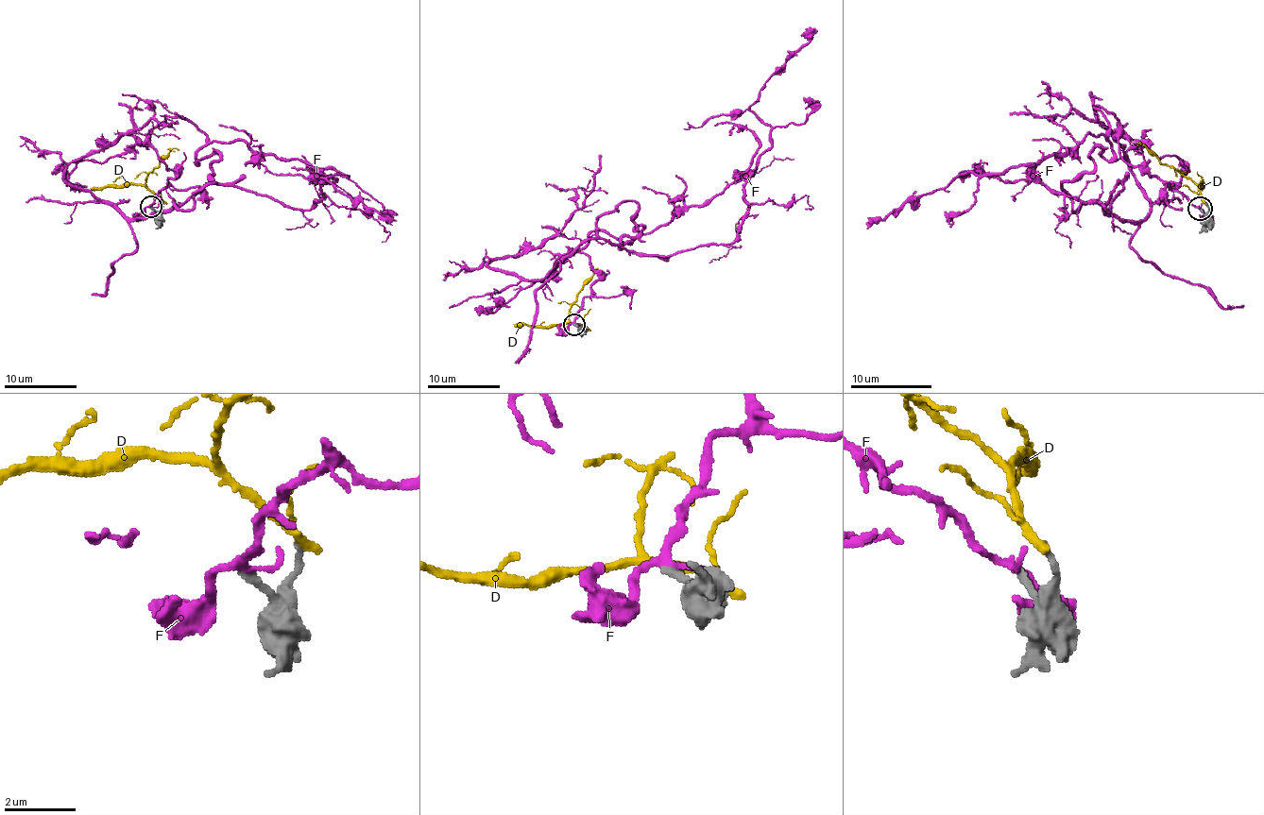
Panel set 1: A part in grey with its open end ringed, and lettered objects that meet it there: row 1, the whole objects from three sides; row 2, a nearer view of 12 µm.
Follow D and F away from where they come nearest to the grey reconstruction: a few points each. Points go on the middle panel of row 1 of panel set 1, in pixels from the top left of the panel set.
D: (586, 329), (569, 319), (569, 308), (594, 272), (602, 272)
F: (574, 325), (598, 278), (572, 252), (629, 243), (634, 201), (540, 280), (487, 264), (560, 230), (598, 154)

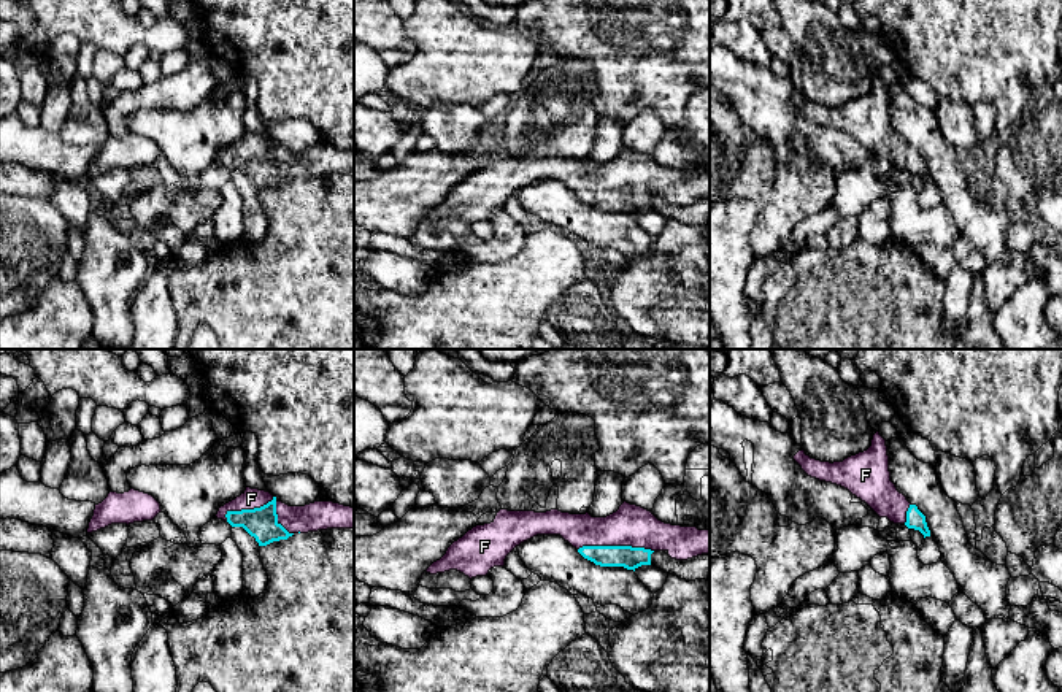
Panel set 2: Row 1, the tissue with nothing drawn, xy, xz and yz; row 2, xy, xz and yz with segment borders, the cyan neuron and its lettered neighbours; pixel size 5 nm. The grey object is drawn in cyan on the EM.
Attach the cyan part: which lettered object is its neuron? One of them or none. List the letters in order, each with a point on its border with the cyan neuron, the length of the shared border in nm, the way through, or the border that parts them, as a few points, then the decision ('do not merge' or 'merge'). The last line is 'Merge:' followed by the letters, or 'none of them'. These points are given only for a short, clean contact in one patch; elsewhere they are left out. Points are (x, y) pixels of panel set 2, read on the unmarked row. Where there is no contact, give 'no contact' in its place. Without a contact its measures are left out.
D: no contact; do not merge
F: meets cyan in xz at (616, 191); contact 380 nm long; runs through xz (629, 202), (616, 191), (632, 175), (632, 170); merge
Merge: F

